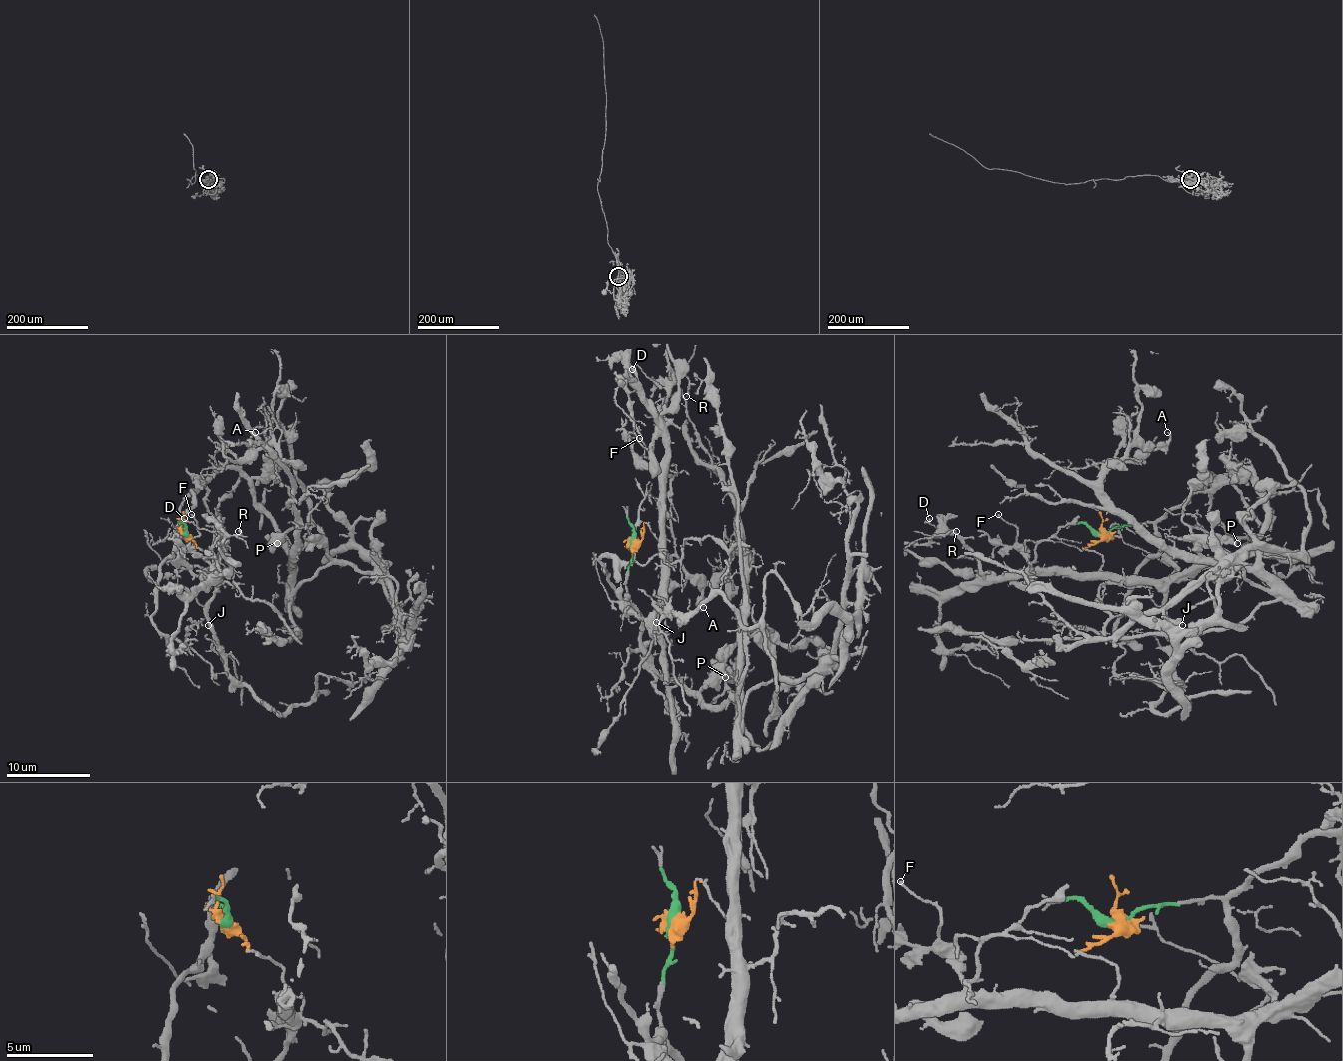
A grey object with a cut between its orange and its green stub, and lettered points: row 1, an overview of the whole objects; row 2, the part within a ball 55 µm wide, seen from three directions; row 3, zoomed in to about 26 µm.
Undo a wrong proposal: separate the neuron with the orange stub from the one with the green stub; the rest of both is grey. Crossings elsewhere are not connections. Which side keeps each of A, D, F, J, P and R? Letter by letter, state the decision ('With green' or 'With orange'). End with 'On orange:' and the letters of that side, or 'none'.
A: With green
D: With orange
F: With orange
J: With orange
P: With green
R: With orange
On orange: D, F, J, R

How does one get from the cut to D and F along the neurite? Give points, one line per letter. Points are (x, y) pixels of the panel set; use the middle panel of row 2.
D: (631, 542), (646, 524), (658, 542), (665, 538), (669, 423), (660, 410), (667, 391), (631, 370)
F: (631, 542), (642, 538), (646, 524), (658, 542), (665, 540), (660, 477), (637, 458), (646, 456), (639, 437)

